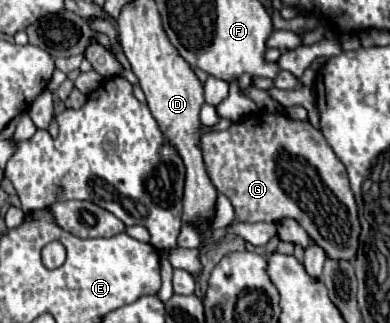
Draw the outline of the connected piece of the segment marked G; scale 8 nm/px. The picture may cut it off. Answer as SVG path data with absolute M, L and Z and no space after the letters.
M257 112L223 132L201 136L199 144L213 186L231 200L239 222L295 218L329 258L355 260L361 226L347 170L309 120Z

